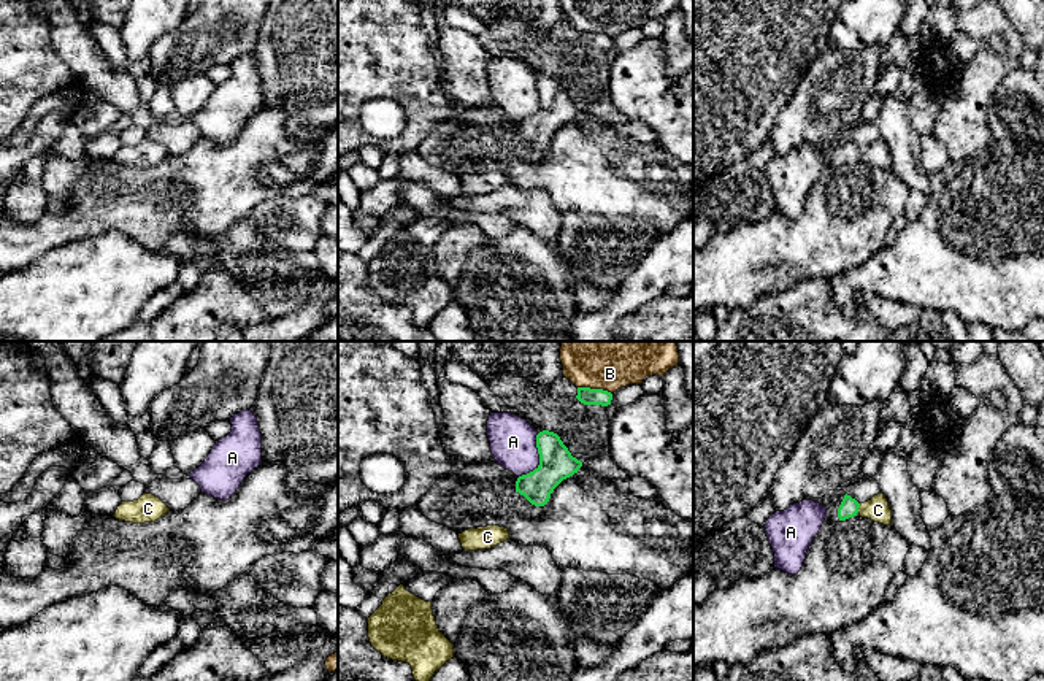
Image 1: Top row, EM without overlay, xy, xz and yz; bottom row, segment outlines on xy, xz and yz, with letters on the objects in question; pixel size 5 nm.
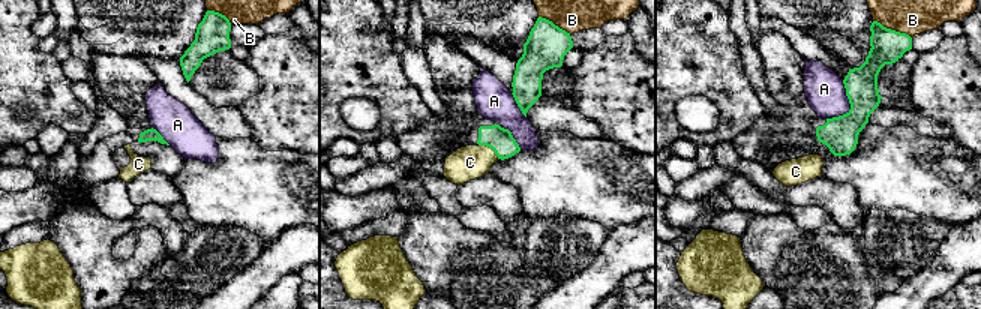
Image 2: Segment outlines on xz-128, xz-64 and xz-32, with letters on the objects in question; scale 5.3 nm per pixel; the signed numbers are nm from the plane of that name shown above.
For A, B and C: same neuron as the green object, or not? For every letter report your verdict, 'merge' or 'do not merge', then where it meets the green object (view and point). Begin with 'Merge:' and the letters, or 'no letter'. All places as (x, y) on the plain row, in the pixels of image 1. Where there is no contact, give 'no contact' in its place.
Merge: C
A: do not merge; contact xz (540, 103)
B: do not merge; contact xz (595, 34)
C: merge; contact yz (859, 151)

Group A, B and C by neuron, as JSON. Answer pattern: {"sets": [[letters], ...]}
{"sets": [["A"], ["B"], ["C"]]}

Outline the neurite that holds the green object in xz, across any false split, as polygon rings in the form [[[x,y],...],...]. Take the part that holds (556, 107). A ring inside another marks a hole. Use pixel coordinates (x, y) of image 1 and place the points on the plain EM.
[[[543,75],[536,79],[539,110],[517,122],[516,137],[524,140],[532,149],[544,151],[554,133],[566,122],[578,117],[582,106],[571,100],[560,81]]]

